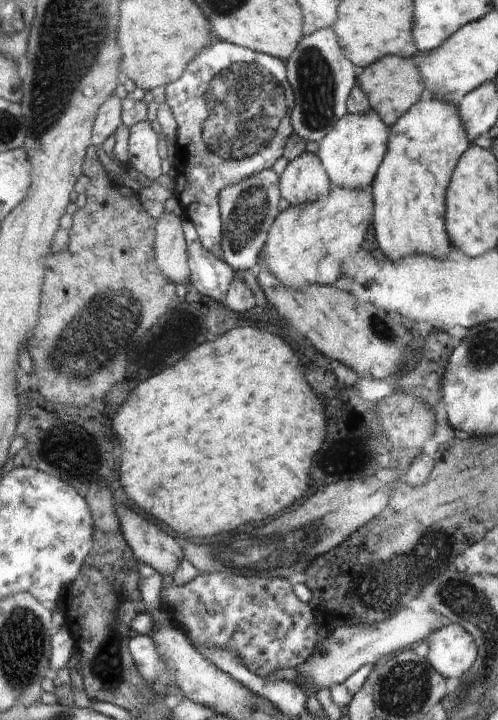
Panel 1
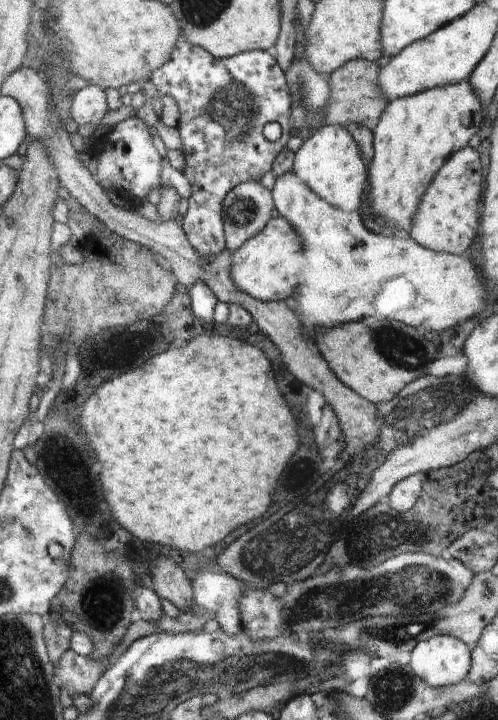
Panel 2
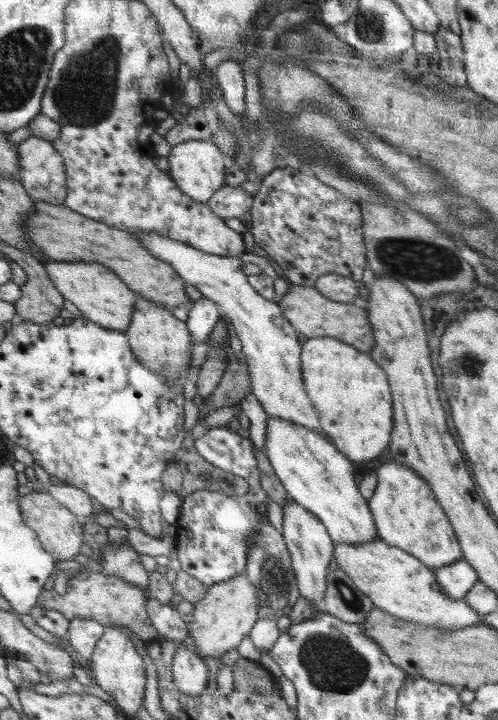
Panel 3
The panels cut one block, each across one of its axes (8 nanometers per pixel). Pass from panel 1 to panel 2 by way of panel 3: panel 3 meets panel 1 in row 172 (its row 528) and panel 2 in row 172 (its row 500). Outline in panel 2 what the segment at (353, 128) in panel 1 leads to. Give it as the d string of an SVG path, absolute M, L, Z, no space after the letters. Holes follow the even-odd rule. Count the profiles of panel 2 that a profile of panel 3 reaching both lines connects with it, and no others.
M326 125L312 133L295 152L292 172L296 173L328 204L344 211L354 212L362 204L366 182L366 163L357 142L346 127Z

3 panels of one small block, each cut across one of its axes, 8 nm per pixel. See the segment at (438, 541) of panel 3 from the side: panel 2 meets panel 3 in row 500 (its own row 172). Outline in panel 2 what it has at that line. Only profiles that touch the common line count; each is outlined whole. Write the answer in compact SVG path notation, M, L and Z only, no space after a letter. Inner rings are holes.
M470 79L455 85L434 87L419 92L411 97L392 99L373 130L373 157L369 164L368 178L370 181L368 208L378 216L380 224L397 229L398 234L408 235L412 223L415 223L415 212L431 184L431 180L442 170L447 160L467 146L468 140L480 130L482 124L482 108Z

